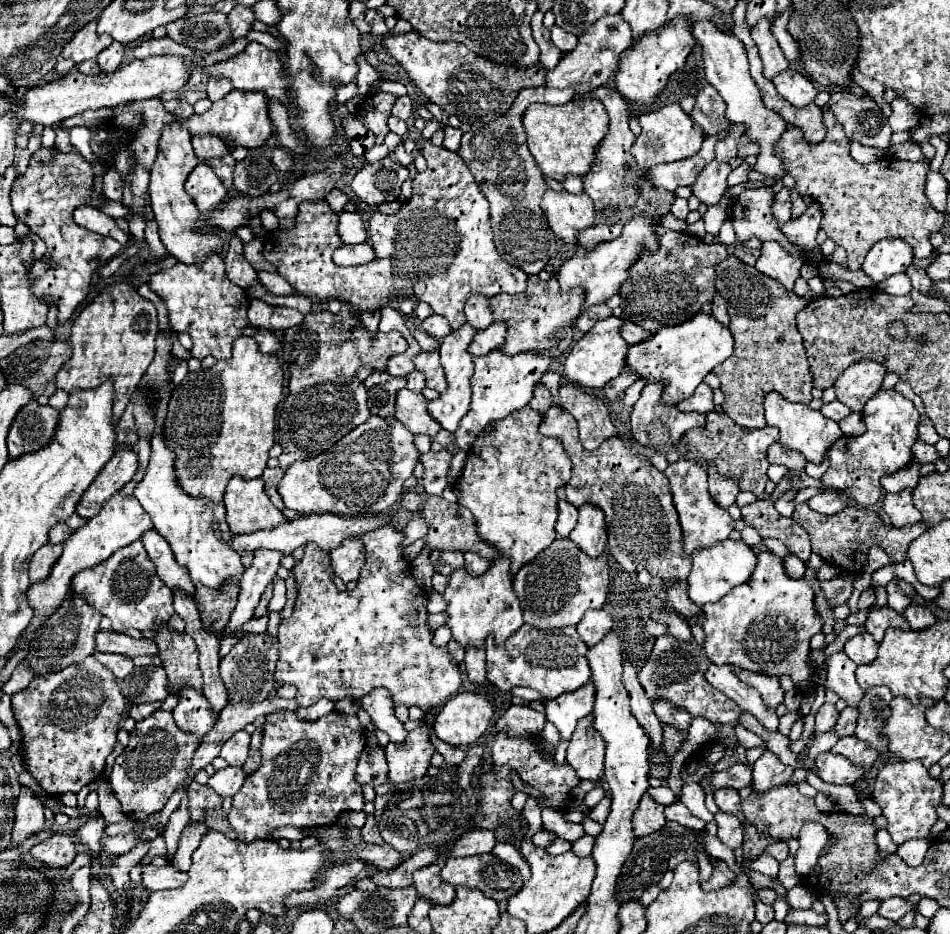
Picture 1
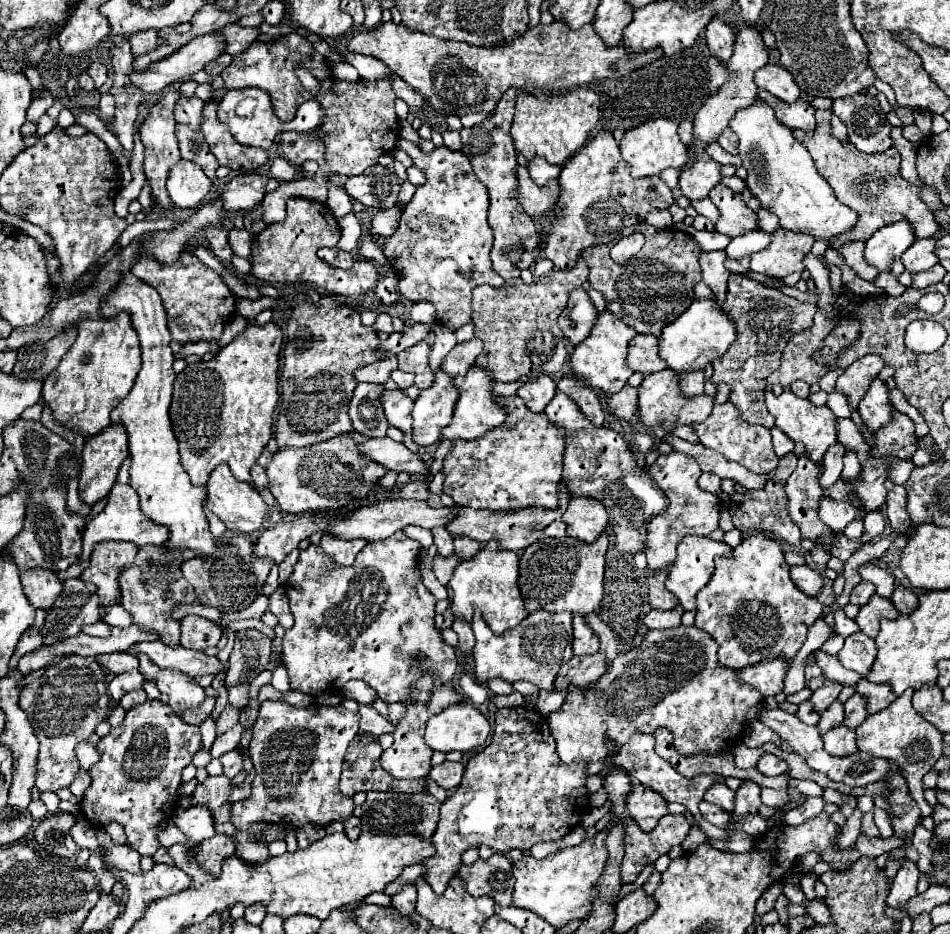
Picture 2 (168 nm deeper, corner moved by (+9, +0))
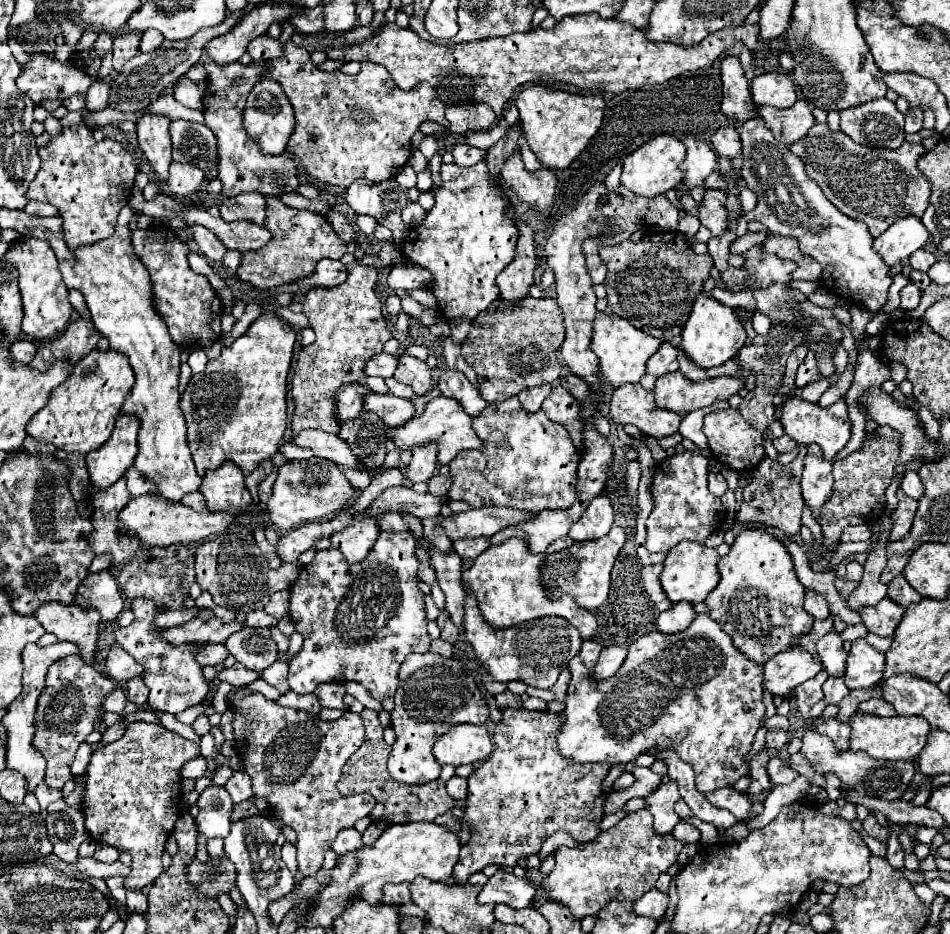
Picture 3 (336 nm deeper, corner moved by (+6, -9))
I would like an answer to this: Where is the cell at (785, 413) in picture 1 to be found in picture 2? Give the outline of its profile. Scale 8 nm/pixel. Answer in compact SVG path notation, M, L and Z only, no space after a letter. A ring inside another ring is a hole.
M772 391L766 393L766 407L770 411L770 415L776 417L776 425L792 439L792 441L802 441L806 445L806 453L810 455L810 459L814 459L816 463L822 461L826 449L838 439L836 437L836 415L826 407L818 407L814 403L810 403L810 399L800 399L796 397L792 391L784 391L780 397L776 397Z

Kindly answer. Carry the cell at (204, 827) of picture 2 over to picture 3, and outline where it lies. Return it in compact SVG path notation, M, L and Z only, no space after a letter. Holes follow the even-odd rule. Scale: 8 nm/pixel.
M209 784L203 794L197 800L199 804L199 816L195 818L197 832L205 836L207 840L213 838L225 838L231 828L229 812L233 808L233 802L223 786Z

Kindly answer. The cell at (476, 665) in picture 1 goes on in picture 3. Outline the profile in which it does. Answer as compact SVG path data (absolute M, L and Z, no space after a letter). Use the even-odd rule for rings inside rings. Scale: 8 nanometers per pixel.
M425 544L427 550L431 552L431 566L437 570L437 578L439 578L439 588L445 592L447 598L447 612L453 620L453 624L463 630L463 600L465 600L465 588L461 582L461 558L455 552L443 554L443 552L435 552L431 548L431 544Z

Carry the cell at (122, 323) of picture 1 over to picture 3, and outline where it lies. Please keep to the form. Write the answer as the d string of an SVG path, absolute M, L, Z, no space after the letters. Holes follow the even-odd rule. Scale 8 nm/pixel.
M95 348L73 366L71 376L55 388L45 408L41 408L31 418L27 434L43 442L53 442L57 448L65 452L87 454L89 450L95 450L109 440L115 426L115 418L119 416L125 396L129 396L131 388L133 370L129 368L129 360L125 360L121 352L103 352Z

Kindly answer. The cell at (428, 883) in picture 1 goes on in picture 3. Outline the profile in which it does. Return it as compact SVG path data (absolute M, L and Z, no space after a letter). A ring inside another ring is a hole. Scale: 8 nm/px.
M507 708L503 710L503 720L495 726L495 732L493 732L493 742L495 742L495 748L491 752L491 756L487 760L483 760L475 772L467 778L469 782L469 792L467 792L467 804L465 804L465 812L463 812L463 824L469 828L469 842L461 846L461 856L459 856L459 862L455 864L453 868L453 878L457 884L465 884L469 880L471 874L475 872L481 872L487 864L497 864L497 866L515 866L519 858L527 858L529 854L539 854L543 842L555 834L557 830L563 830L567 834L571 834L575 840L579 842L589 842L589 840L595 840L597 834L599 834L599 822L603 818L603 802L605 802L605 794L601 790L601 782L603 778L607 776L609 772L609 764L577 764L577 762L571 762L571 760L565 760L561 758L559 754L559 748L557 748L557 730L561 728L561 720L563 720L563 714L551 714L551 712L531 712L531 710L513 710L513 708Z

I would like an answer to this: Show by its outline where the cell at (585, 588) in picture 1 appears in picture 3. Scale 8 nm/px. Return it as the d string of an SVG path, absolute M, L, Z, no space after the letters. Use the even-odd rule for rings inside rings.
M613 526L611 532L599 540L575 542L563 552L545 554L545 560L541 562L541 584L547 590L549 600L559 600L563 594L569 594L581 608L595 612L609 596L609 574L623 542L625 530L621 526Z

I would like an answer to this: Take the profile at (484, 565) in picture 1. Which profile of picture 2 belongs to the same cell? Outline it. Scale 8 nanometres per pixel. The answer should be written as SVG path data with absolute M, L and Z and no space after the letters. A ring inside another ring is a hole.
M456 535L454 537L454 553L462 559L470 559L476 555L476 551L480 549L480 543L470 539L470 537L464 537L464 535Z

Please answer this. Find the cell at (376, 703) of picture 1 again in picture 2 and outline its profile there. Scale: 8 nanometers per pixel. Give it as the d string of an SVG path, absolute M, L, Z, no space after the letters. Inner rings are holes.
M348 681L342 687L342 695L348 697L348 699L354 699L358 703L364 703L364 705L374 703L374 699L378 697L376 691L372 687L368 687L368 685L364 685L362 681Z

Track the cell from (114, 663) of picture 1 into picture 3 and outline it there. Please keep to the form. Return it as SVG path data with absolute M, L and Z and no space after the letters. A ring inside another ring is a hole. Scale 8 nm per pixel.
M113 644L105 660L105 672L117 682L129 682L131 678L141 676L143 668L119 644Z

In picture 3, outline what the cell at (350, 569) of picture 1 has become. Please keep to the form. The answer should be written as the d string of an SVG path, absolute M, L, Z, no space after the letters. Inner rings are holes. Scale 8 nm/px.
M371 518L357 520L349 528L331 536L331 544L345 556L349 564L357 564L365 560L371 552L375 540L379 536L379 528Z

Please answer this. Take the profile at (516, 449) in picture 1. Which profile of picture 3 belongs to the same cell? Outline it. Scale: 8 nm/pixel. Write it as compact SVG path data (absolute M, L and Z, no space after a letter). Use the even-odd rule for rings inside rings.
M509 398L497 404L487 404L481 416L473 418L473 430L483 440L481 450L463 450L449 462L449 476L453 476L453 484L447 492L451 500L463 500L471 508L475 502L491 504L491 506L511 506L525 512L539 510L559 510L563 506L571 506L575 502L575 482L577 482L577 464L579 454L567 434L567 430L551 422L543 410L529 414L521 408L517 398Z

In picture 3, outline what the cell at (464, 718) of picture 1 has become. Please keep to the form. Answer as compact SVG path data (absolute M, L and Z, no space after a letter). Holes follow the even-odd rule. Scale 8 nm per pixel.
M459 724L457 728L451 728L445 736L439 736L437 744L433 744L433 756L441 766L473 764L485 760L491 750L493 742L487 728L473 724Z

